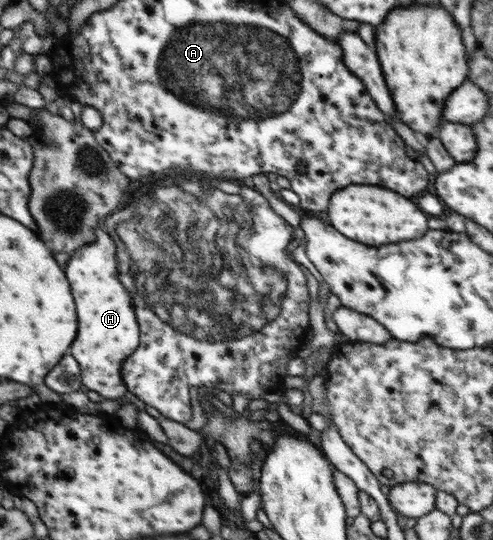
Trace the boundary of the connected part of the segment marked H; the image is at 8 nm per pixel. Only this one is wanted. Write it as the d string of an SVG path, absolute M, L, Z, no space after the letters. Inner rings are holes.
M98 227L96 242L78 248L66 266L66 276L72 284L72 296L78 312L78 336L70 346L70 354L80 362L84 386L108 400L129 396L121 370L126 358L137 349L140 334L130 296L118 280L115 254L113 238Z

